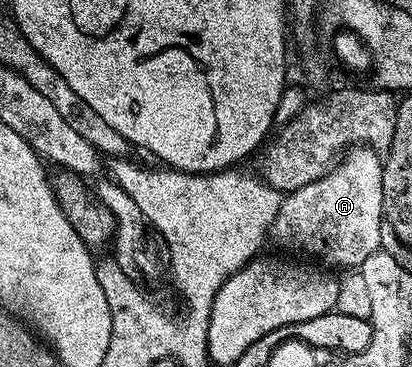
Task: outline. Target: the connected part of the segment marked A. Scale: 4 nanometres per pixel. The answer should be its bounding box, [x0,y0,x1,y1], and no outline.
[272,146,382,272]

